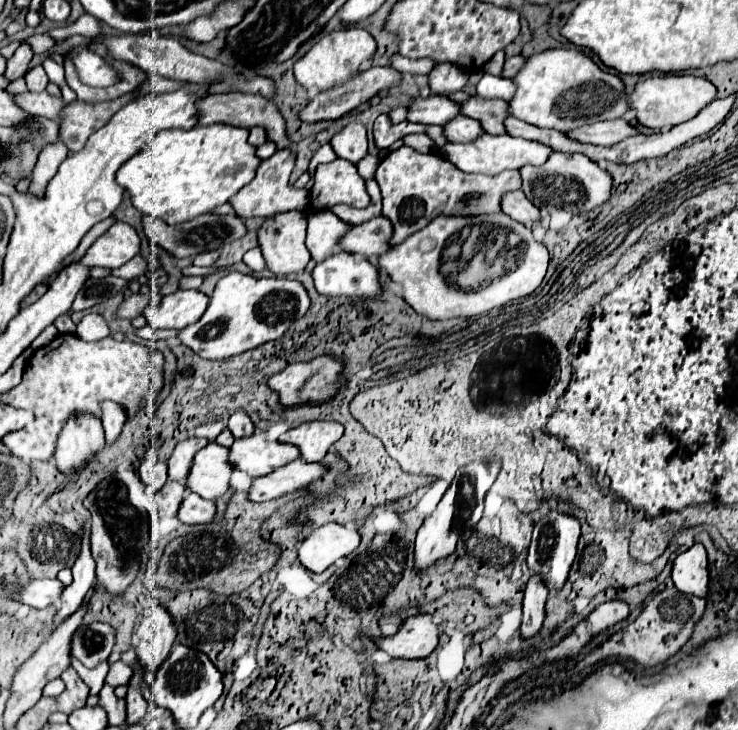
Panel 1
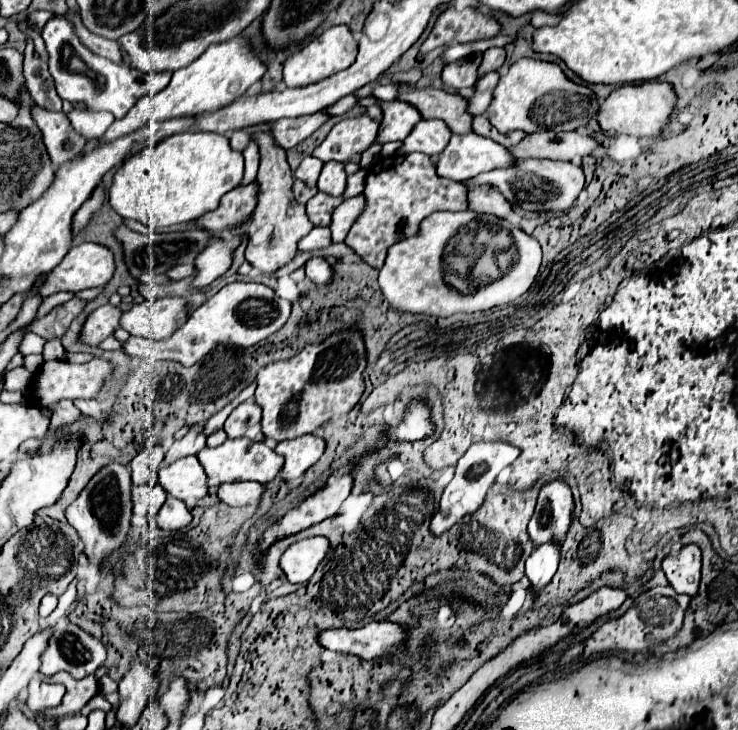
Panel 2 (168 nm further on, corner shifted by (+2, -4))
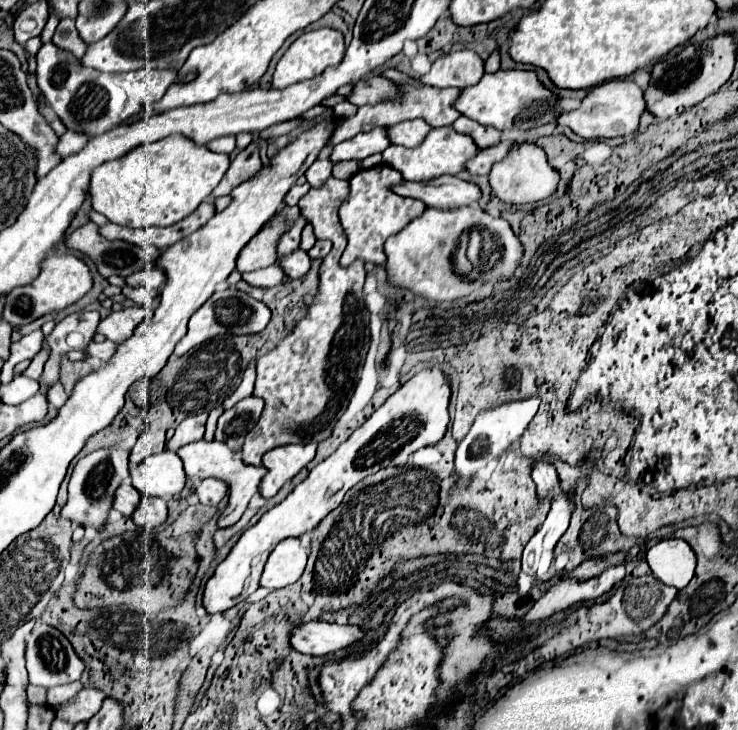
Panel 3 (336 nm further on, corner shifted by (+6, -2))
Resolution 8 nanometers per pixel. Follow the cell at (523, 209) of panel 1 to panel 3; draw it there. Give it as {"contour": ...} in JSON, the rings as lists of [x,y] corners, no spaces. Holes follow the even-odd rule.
{"contour":[[[448,175],[448,177],[438,177],[436,181],[404,181],[392,187],[396,195],[402,197],[412,197],[420,199],[426,203],[426,207],[462,207],[462,205],[474,205],[480,199],[480,189],[464,181],[460,177]]]}

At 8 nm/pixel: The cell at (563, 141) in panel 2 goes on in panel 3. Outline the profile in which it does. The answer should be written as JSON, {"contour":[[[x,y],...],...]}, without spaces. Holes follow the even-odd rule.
{"contour":[[[502,141],[502,143],[494,145],[494,147],[480,149],[480,151],[476,153],[476,157],[472,157],[472,161],[468,161],[468,165],[466,165],[464,169],[466,169],[470,175],[488,175],[492,163],[502,161],[502,159],[508,155],[508,151],[510,151],[512,145],[514,145],[514,141]]]}

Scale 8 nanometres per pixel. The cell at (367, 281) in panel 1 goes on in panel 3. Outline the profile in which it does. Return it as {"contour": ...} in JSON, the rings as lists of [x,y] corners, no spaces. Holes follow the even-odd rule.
{"contour":[[[302,249],[292,251],[290,255],[286,255],[284,259],[278,259],[278,265],[284,269],[284,275],[290,279],[300,279],[308,273],[310,269],[310,257],[308,253],[304,253]]]}

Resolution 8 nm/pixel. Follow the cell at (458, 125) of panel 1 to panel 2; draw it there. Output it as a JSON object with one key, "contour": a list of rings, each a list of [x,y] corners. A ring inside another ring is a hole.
{"contour":[[[440,119],[420,121],[412,129],[412,133],[404,139],[404,145],[398,149],[398,153],[420,151],[430,157],[436,157],[436,155],[440,155],[440,151],[444,151],[450,137],[452,137],[452,131],[446,127],[444,121],[440,121]]]}

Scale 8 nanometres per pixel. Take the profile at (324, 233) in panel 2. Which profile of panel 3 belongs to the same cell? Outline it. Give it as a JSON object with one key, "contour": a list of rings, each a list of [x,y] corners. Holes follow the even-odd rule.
{"contour":[[[292,223],[290,229],[280,235],[280,241],[278,241],[278,257],[284,257],[284,255],[288,255],[288,253],[292,253],[292,251],[298,249],[302,227],[304,227],[304,225]]]}

